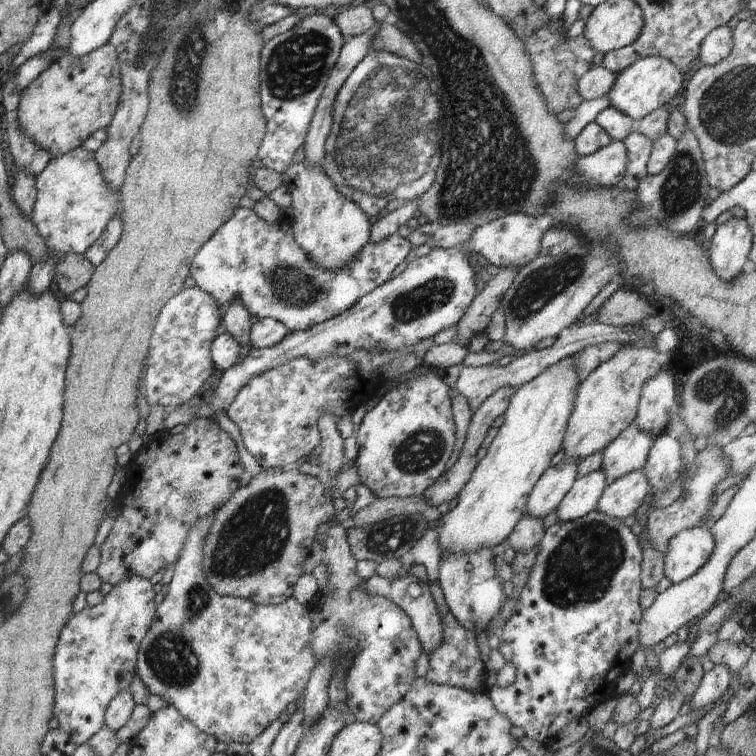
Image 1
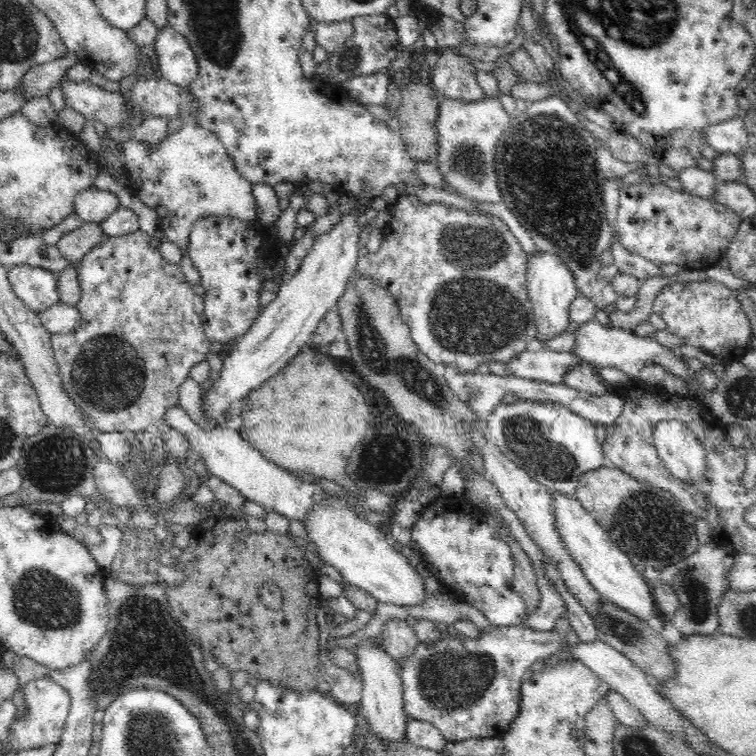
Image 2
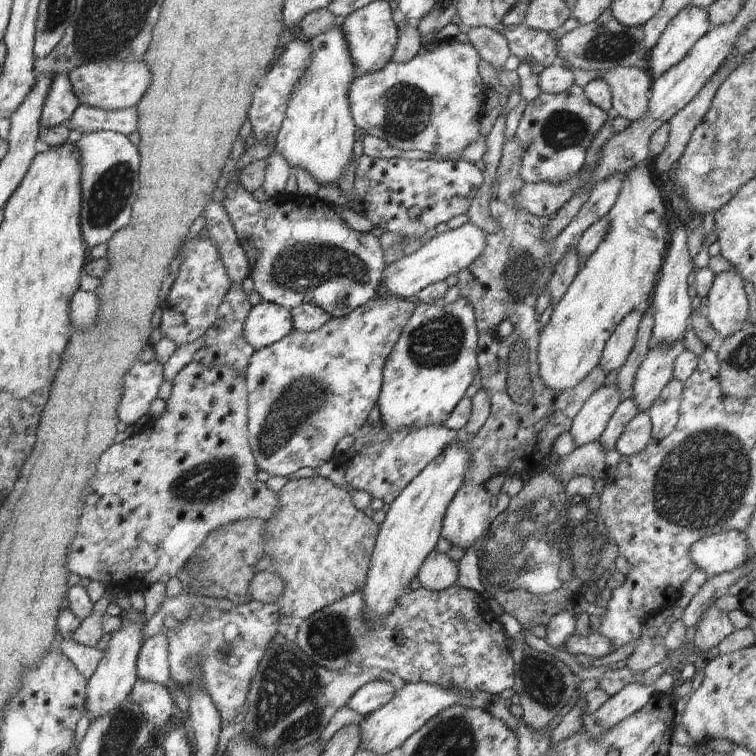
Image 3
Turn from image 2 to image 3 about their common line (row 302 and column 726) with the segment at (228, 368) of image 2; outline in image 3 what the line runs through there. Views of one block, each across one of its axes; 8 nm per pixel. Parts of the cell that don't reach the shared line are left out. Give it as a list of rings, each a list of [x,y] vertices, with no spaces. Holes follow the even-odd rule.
[[[734,266],[721,273],[715,273],[707,294],[708,305],[704,311],[710,324],[723,338],[748,326],[748,298],[744,283],[745,280]]]

